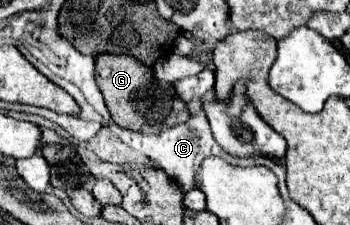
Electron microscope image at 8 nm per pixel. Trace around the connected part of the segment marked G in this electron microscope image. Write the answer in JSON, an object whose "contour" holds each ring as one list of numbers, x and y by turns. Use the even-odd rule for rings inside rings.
{"contour":[[98,55,96,57,96,83,106,99,106,107,114,123,122,129,138,133,160,133,168,127,184,123,190,115,186,103,176,95,174,87,160,81,150,67,128,55]]}

